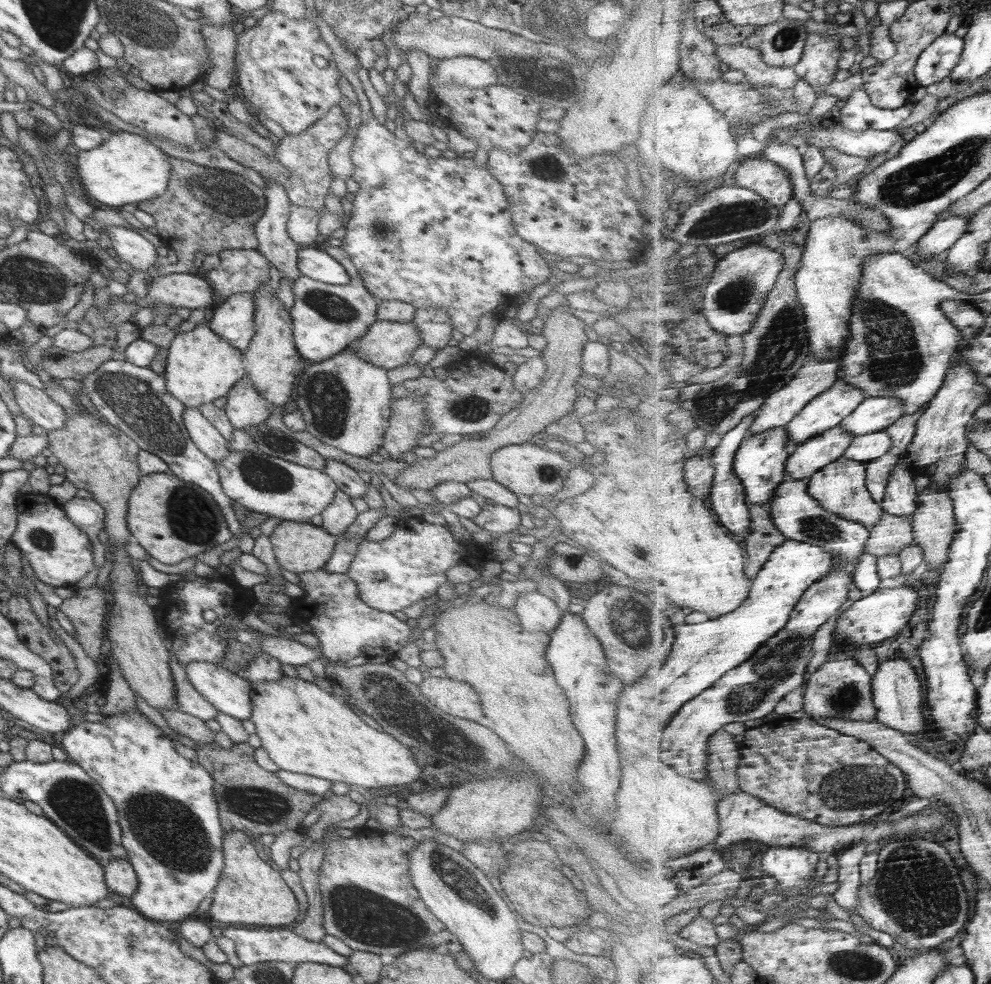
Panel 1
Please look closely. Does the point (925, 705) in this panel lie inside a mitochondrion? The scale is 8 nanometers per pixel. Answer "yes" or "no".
no

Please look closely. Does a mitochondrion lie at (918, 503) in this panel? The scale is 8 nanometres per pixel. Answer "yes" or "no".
no

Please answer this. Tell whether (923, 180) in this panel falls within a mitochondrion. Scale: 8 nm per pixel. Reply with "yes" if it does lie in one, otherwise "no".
yes

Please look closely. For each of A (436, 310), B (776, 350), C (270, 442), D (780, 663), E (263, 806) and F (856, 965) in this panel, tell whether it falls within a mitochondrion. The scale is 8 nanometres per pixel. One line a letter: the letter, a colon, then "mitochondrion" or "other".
A: other
B: mitochondrion
C: mitochondrion
D: mitochondrion
E: mitochondrion
F: mitochondrion

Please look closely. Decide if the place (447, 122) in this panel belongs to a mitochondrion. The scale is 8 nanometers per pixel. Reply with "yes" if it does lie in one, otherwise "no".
no

